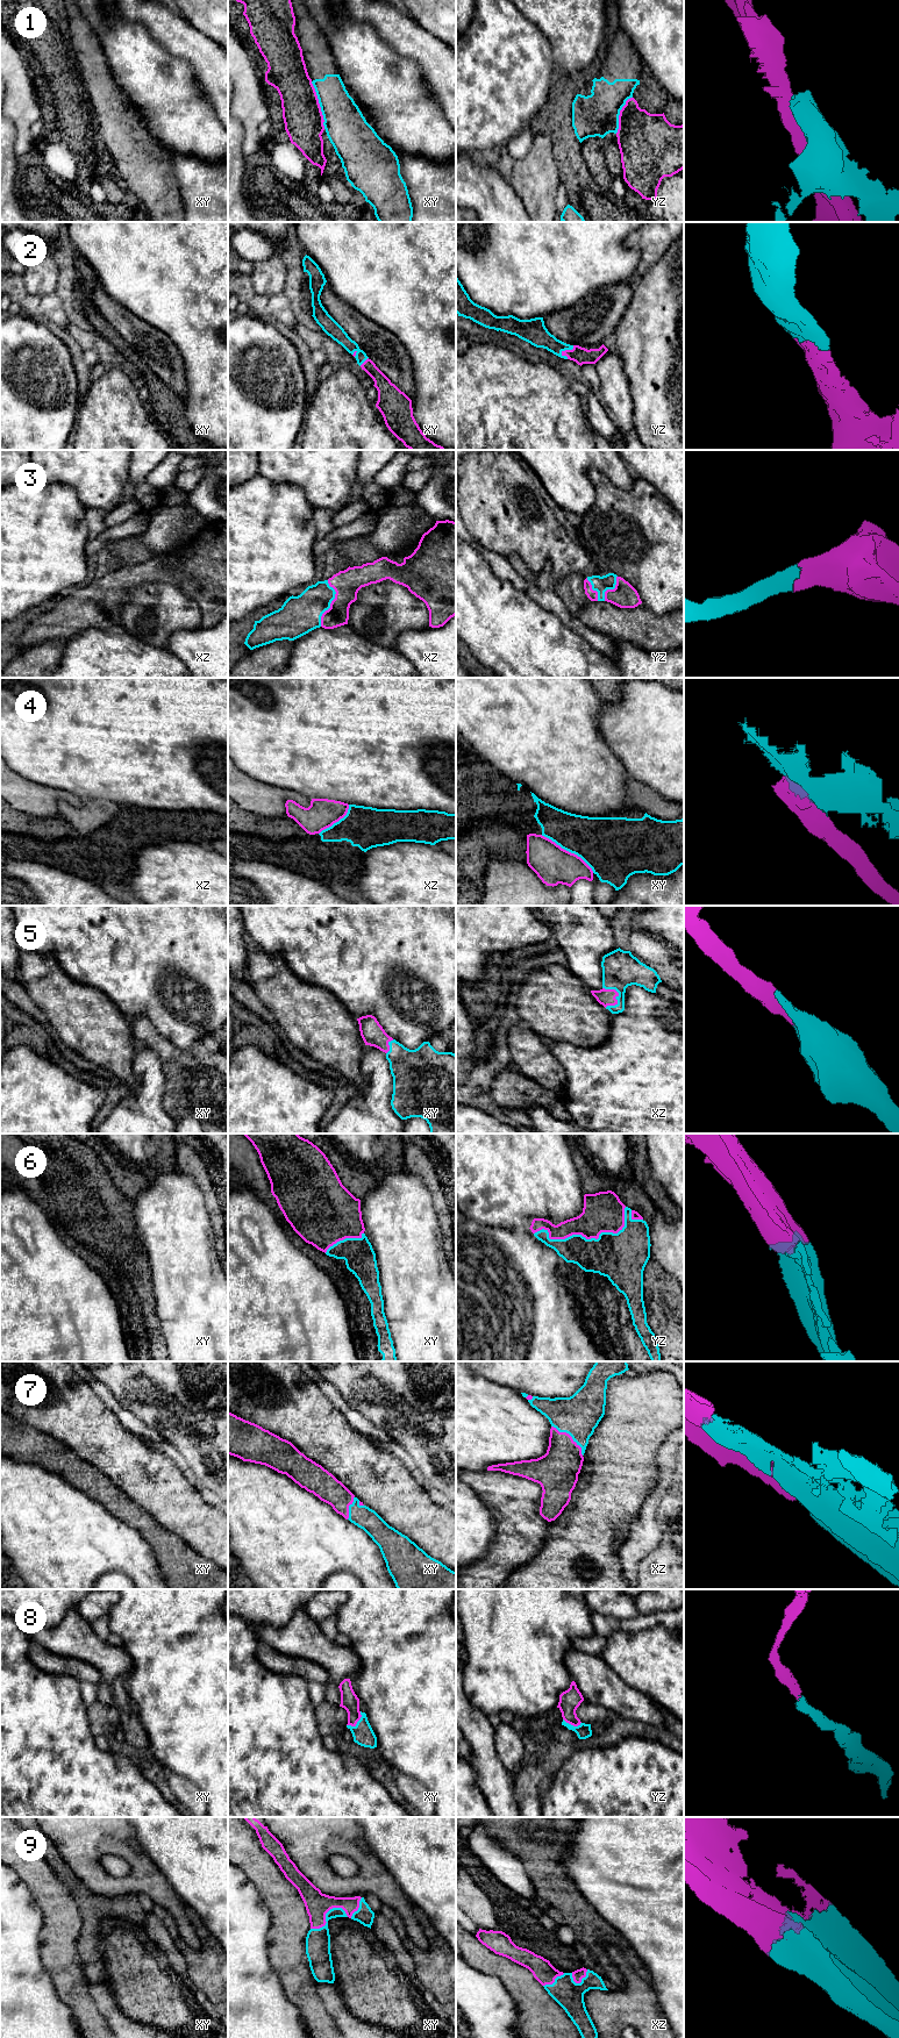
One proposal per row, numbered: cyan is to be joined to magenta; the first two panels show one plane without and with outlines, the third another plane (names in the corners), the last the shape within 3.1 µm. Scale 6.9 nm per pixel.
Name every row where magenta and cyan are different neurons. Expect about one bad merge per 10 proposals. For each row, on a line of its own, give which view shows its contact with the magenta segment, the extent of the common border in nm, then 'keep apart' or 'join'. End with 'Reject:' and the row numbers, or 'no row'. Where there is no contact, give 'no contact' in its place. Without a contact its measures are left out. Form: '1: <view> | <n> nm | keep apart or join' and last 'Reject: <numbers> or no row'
1: xy | 340 nm | keep apart
2: yz | 120 nm | join
3: xz | 320 nm | join
4: xy | 440 nm | keep apart
5: xz | 160 nm | join
6: yz | 650 nm | join
7: xz | 300 nm | join
8: xy | 140 nm | join
9: xy | 280 nm | join
Reject: 1, 4

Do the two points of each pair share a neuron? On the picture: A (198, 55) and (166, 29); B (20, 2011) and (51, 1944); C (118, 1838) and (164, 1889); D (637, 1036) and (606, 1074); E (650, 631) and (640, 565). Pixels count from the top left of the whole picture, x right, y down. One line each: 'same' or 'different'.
A: same
B: different
C: same
D: same
E: different

